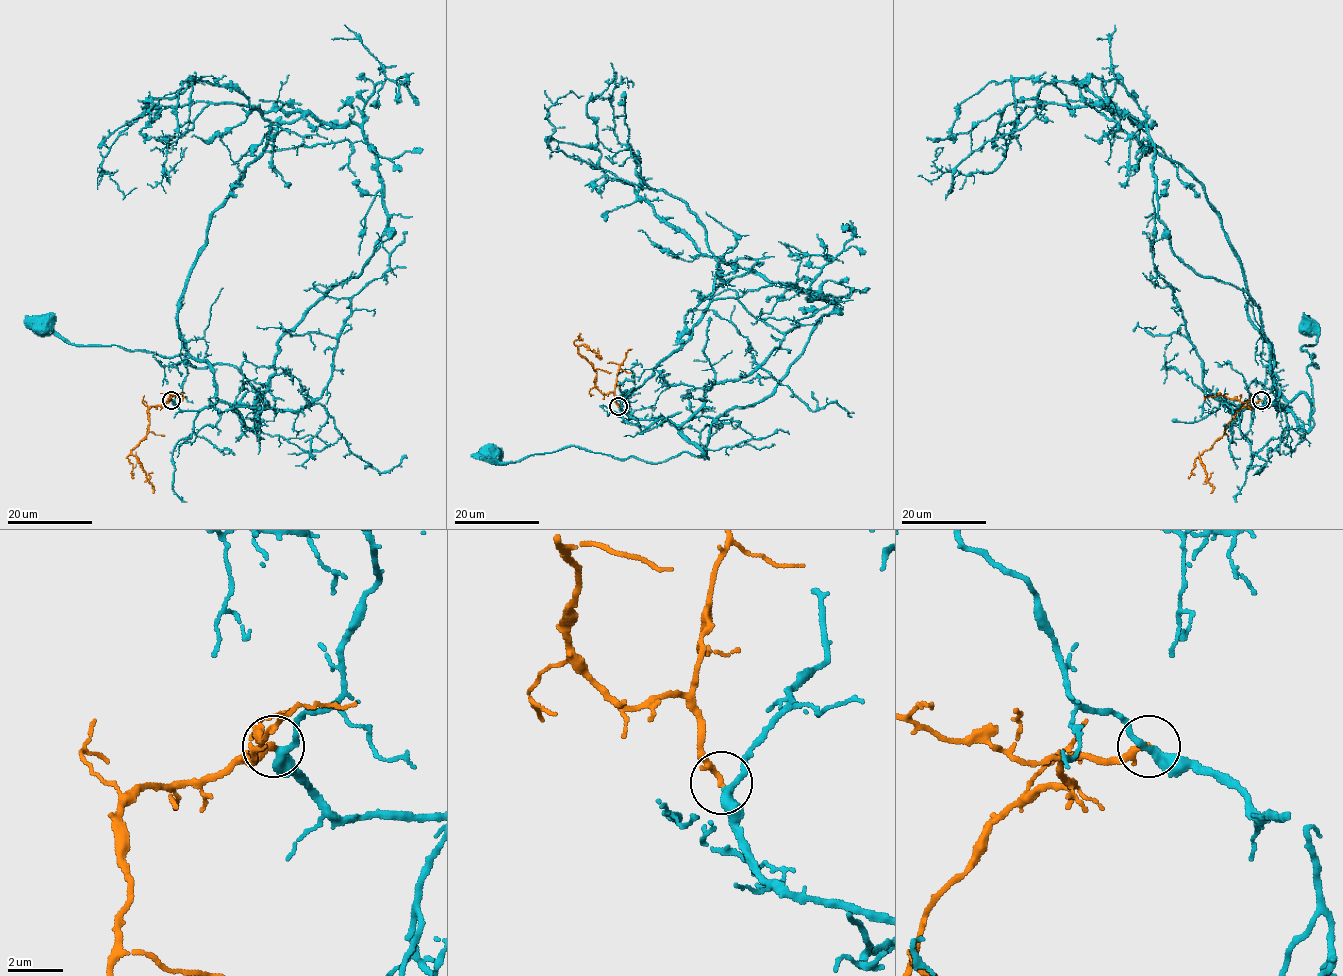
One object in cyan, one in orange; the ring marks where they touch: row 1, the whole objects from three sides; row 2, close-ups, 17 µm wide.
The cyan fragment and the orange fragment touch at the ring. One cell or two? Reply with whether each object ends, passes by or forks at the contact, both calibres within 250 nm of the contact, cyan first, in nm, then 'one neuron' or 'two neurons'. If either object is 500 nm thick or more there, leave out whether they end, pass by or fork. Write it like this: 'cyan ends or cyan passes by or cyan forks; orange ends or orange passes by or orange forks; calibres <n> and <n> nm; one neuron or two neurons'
cyan passes by; orange ends; calibres 300 and 240 nm; one neuron

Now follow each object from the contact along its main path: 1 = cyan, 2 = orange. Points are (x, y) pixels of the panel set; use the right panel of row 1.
1: (1261, 399), (1282, 410), (1278, 402), (1309, 429), (1307, 372), (1318, 367), (1301, 348), (1318, 335), (1305, 325)
2: (1260, 399), (1249, 402), (1249, 405), (1239, 409), (1224, 433), (1200, 456), (1206, 479), (1212, 487), (1210, 493)

